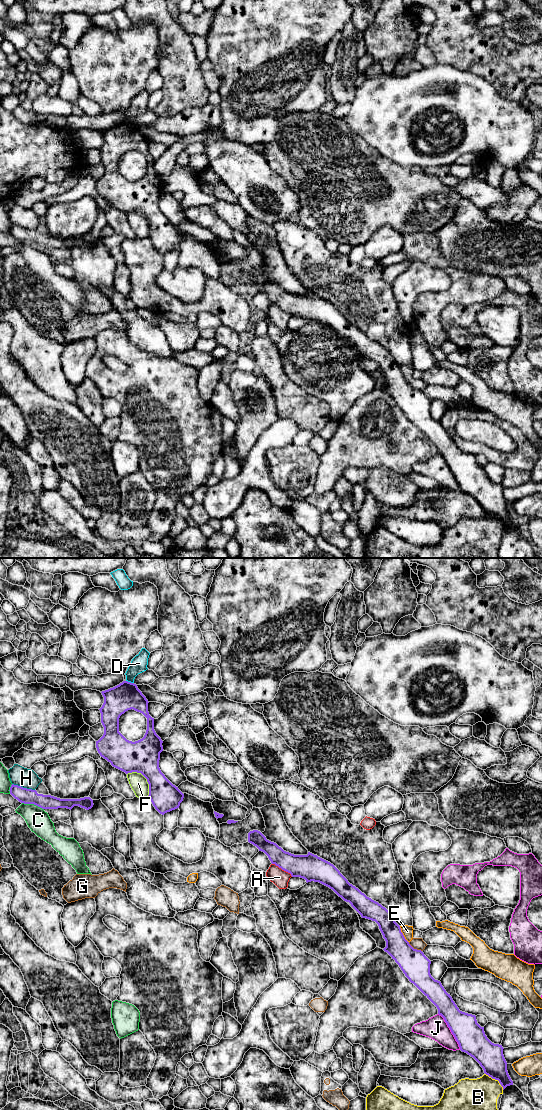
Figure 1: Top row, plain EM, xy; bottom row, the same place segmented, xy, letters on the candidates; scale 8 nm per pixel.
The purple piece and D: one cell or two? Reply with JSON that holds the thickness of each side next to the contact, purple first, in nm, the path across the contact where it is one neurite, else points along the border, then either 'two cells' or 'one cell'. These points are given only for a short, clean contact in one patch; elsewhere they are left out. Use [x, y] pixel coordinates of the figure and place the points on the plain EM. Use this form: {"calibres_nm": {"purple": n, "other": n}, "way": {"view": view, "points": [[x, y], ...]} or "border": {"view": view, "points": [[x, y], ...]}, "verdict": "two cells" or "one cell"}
{"calibres_nm": {"purple": 220, "other": 130}, "border": {"view": "xy", "points": [[126, 120], [133, 123]]}, "verdict": "two cells"}

